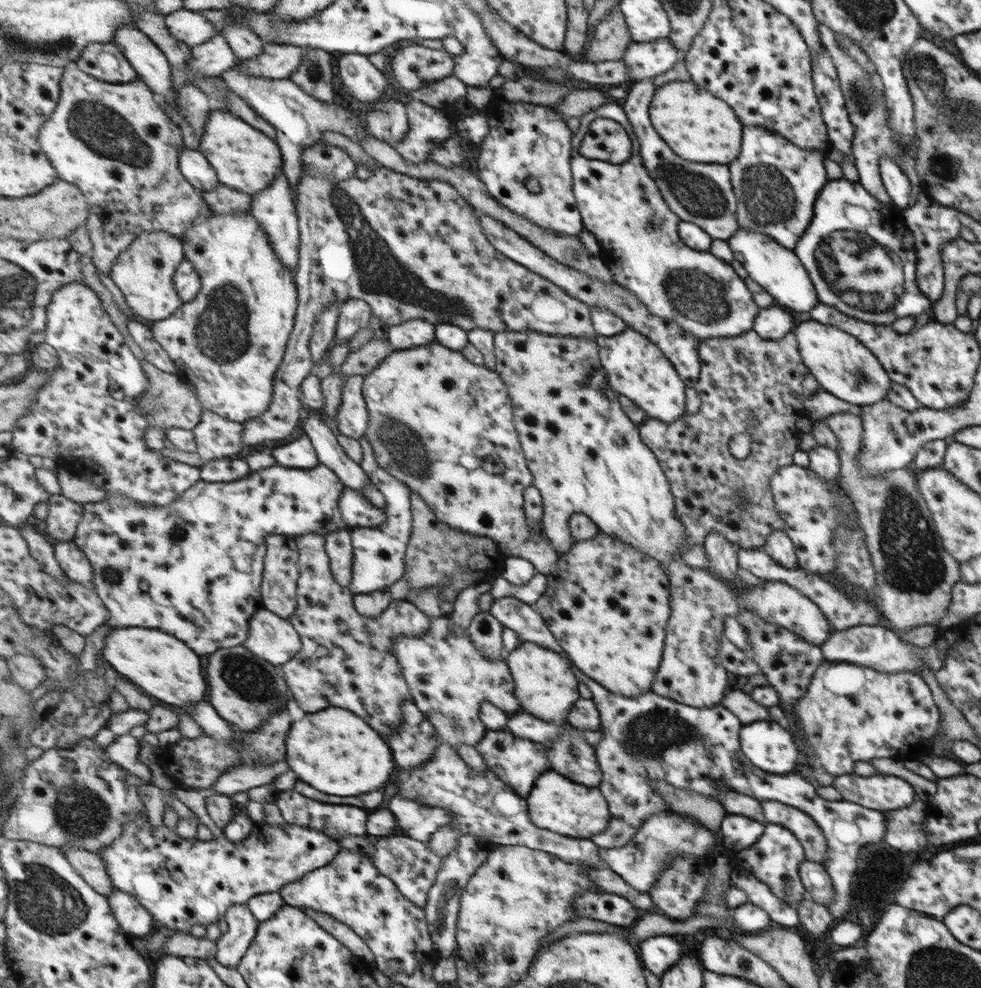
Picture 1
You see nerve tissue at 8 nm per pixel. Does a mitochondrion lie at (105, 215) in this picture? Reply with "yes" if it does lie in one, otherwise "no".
no

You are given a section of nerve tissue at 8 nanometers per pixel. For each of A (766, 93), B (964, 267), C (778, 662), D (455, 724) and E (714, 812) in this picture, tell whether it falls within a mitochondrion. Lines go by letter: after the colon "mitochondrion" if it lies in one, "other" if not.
A: other
B: other
C: other
D: mitochondrion
E: other

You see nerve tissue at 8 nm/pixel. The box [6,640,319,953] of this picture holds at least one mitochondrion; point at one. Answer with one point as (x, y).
(44, 899)

